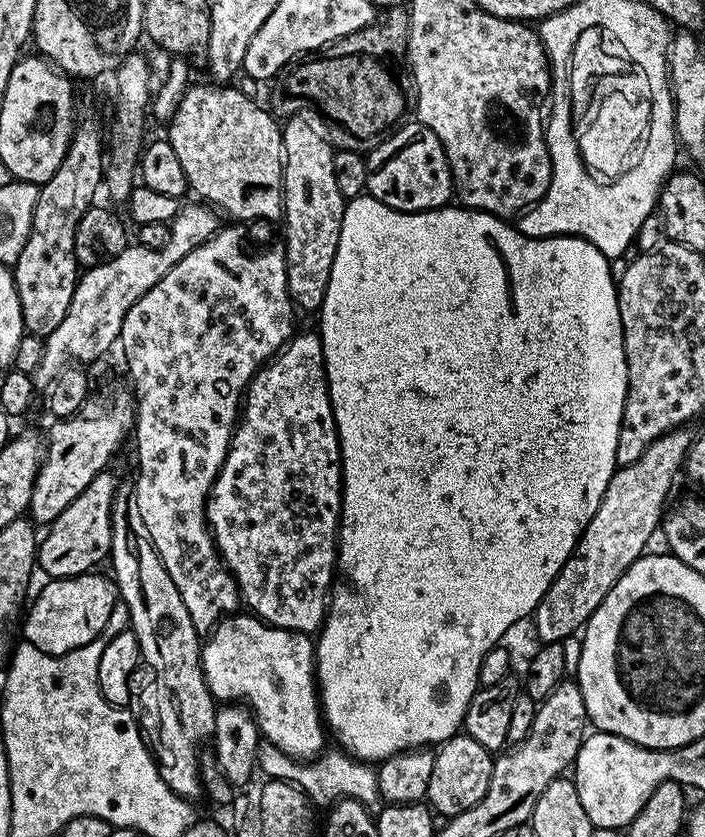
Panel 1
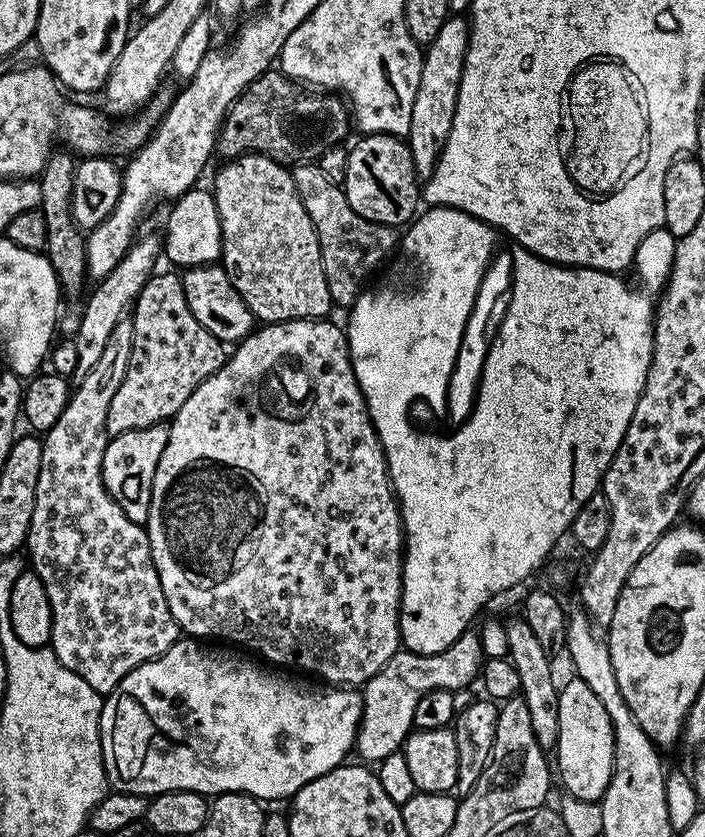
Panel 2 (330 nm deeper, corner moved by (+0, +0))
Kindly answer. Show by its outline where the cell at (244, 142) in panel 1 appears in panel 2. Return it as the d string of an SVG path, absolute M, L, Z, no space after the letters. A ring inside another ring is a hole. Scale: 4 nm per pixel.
M245 154L224 162L224 165L220 168L220 173L216 176L216 181L210 184L210 191L217 202L218 218L221 222L220 260L222 261L224 273L230 278L234 290L240 292L240 296L246 302L246 306L250 306L253 317L264 324L277 324L283 320L319 320L327 317L329 315L328 311L333 311L334 305L326 282L324 267L322 266L318 234L310 222L310 214L306 214L306 210L302 206L302 198L298 198L298 190L294 190L294 178L291 171L276 160L271 160L269 156Z

